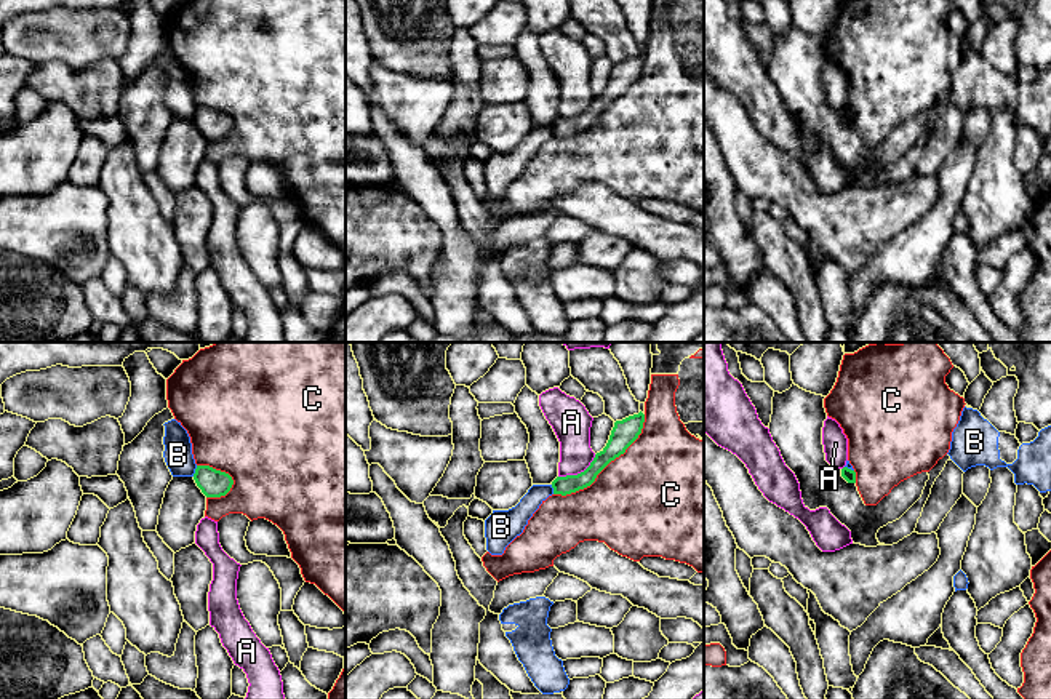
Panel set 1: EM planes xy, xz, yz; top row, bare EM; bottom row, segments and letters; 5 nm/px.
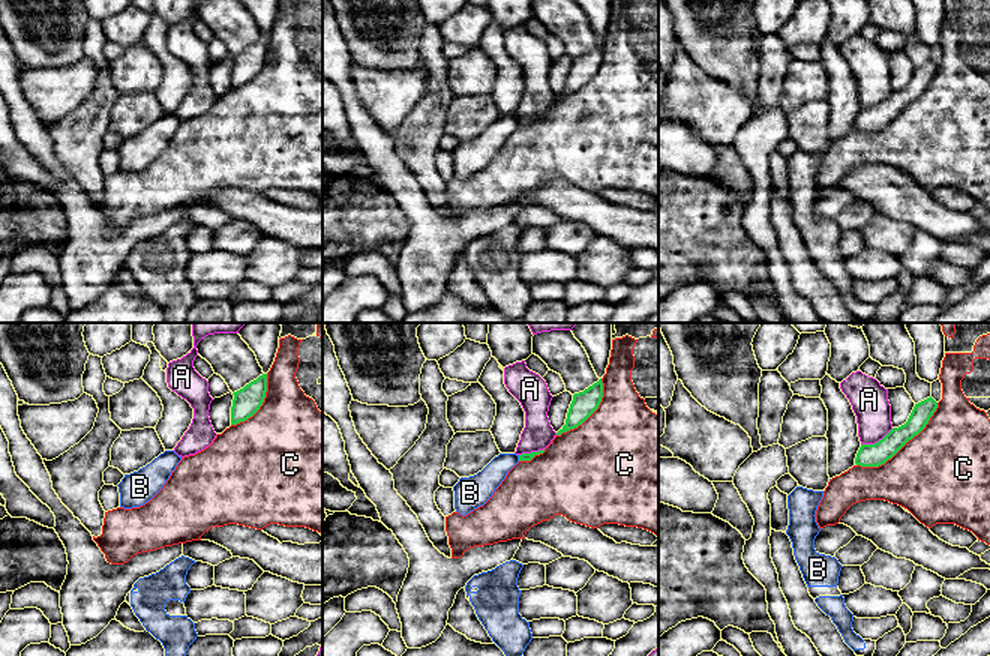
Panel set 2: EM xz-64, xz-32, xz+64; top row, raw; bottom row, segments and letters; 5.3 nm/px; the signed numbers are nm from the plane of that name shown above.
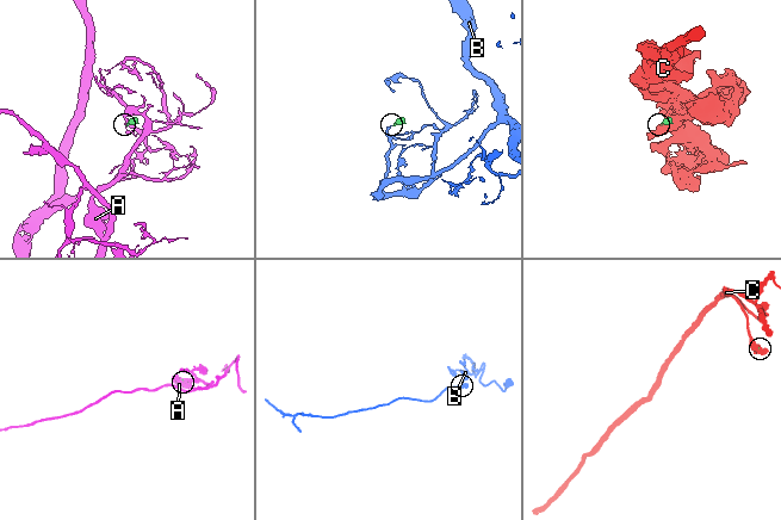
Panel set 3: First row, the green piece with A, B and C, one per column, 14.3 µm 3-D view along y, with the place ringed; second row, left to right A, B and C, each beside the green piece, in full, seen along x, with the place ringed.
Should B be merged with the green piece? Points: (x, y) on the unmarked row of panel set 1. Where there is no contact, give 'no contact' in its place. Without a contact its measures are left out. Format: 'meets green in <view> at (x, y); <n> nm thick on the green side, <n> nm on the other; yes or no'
meets green in xy at (195, 112); 140 nm thick on the green side, 140 nm on the other; no

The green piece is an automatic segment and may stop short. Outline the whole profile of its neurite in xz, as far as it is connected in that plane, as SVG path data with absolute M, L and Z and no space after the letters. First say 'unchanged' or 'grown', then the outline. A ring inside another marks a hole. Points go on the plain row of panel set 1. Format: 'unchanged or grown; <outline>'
unchanged; M641 53L622 62L616 62L606 88L595 96L593 102L584 114L577 117L557 118L552 123L553 136L566 138L590 128L597 117L611 102L624 96L625 91L638 80L643 70L643 64L645 56Z

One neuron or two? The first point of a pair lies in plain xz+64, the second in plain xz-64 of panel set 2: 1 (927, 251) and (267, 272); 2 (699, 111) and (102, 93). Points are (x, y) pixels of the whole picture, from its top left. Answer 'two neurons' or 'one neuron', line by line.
1: one neuron
2: two neurons

